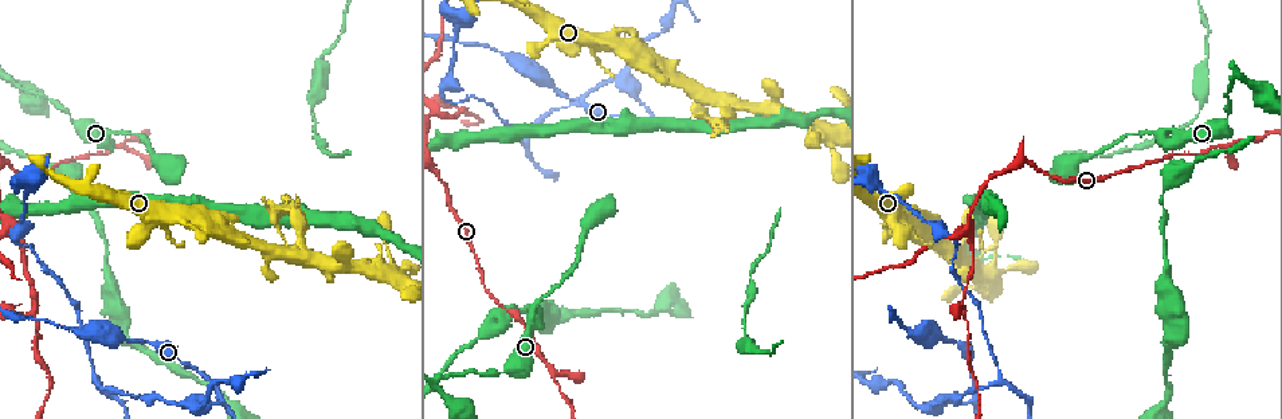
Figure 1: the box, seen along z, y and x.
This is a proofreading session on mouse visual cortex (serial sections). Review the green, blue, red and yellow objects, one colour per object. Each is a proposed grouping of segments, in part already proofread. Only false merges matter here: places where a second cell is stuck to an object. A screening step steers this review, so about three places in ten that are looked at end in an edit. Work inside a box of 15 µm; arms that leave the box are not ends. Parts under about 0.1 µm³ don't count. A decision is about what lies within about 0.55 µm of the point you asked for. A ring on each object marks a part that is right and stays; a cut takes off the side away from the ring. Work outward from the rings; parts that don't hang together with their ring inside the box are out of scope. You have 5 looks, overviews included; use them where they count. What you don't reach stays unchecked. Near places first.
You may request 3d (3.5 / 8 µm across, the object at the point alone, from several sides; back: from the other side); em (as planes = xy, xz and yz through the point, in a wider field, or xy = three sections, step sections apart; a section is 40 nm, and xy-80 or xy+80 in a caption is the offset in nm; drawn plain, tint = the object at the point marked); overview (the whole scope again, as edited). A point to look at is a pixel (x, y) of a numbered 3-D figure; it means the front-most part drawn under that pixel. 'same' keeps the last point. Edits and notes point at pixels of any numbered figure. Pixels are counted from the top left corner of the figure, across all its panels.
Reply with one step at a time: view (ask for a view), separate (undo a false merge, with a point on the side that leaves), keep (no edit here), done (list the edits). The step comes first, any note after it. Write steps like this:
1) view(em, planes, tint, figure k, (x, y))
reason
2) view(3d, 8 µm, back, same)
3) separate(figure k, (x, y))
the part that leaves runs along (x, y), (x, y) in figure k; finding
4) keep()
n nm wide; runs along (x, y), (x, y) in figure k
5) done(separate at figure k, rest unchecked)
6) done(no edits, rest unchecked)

view(3d, 3.5 µm, figure 1, (1227, 113))
sudden change in width

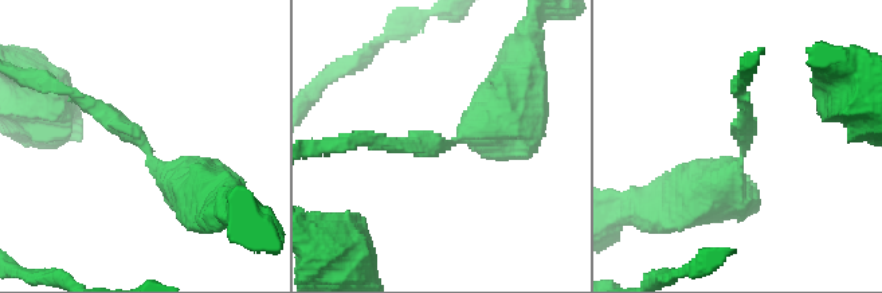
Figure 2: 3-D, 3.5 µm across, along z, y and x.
view(em, xy, step 1, tint, figure 2, (743, 152))

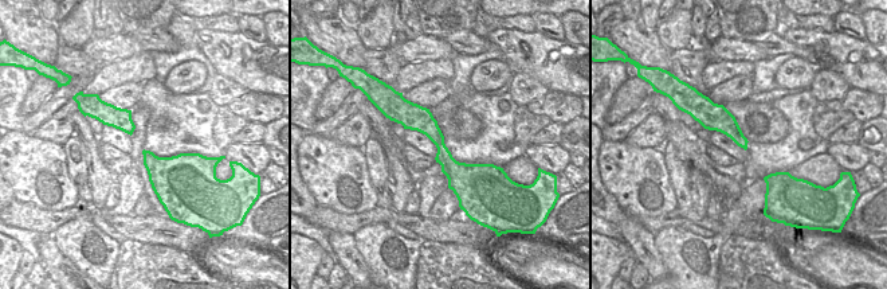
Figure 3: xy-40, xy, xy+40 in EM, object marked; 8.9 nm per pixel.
keep()
runs along (210, 196), (78, 97) in figure 2; one cell here

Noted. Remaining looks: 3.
view(3d, 3.5 µm, figure 1, (437, 378))
three arms meet

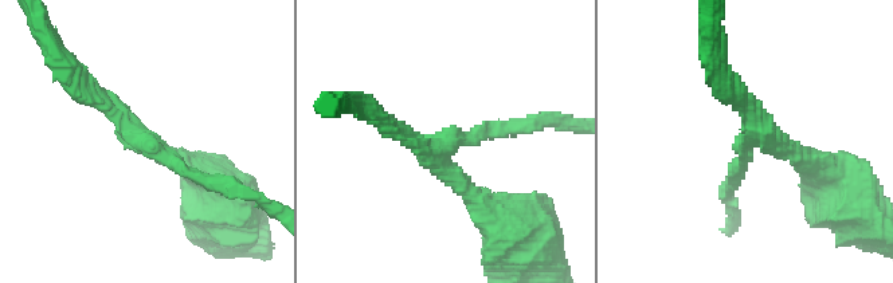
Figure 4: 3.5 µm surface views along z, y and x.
view(em, planes, tint, figure 4, (452, 139))
3 arms; arms of 200, 200, 200 nm

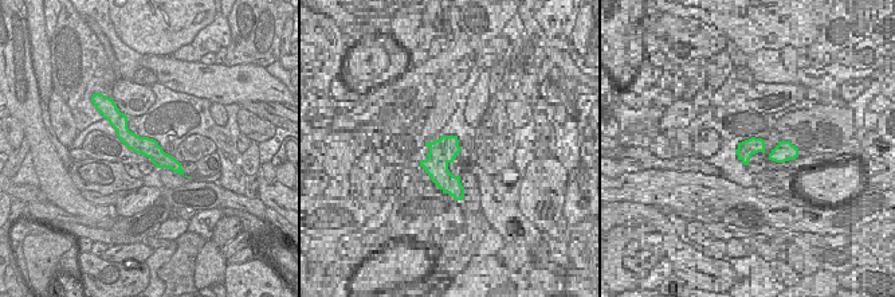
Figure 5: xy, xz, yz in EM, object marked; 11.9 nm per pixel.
keep()
runs along (529, 122), (438, 150), (476, 199) in figure 4; all the same cell

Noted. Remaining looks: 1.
done(no edits, rest unchecked)

